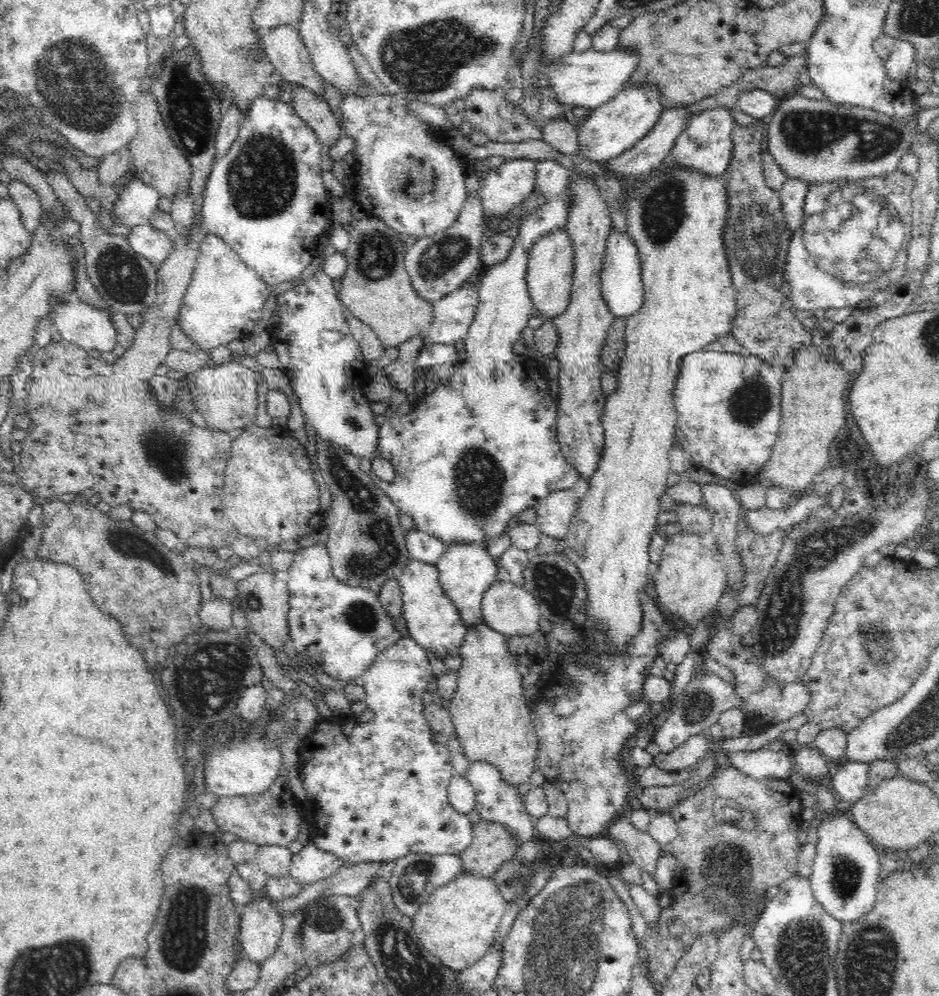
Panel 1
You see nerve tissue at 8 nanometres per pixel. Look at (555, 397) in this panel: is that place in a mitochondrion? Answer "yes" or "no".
no

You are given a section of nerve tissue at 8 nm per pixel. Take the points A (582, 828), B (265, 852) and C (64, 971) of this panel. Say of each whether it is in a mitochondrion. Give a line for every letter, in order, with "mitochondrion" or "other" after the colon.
A: other
B: other
C: mitochondrion

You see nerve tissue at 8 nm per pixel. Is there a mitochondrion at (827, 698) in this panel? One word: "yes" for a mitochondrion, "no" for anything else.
no

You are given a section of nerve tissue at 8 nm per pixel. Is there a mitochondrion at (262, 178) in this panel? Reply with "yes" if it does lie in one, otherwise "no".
yes

